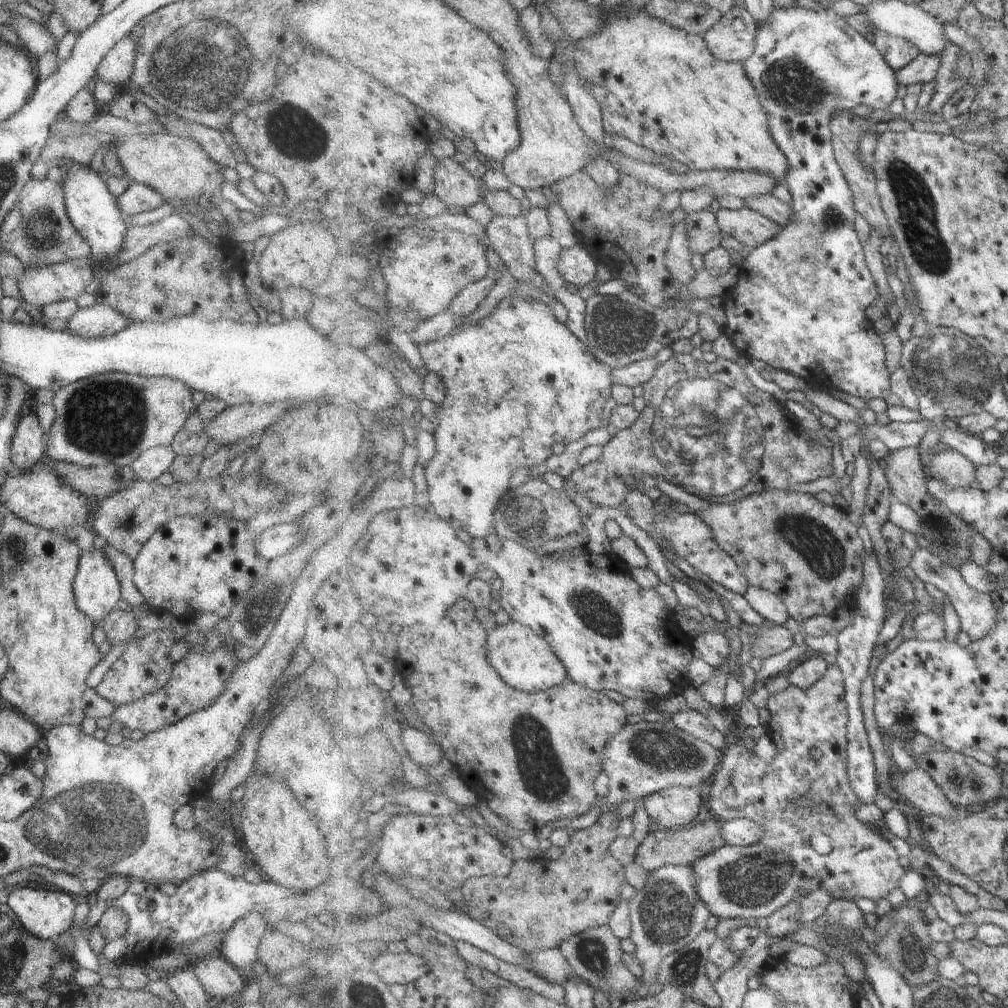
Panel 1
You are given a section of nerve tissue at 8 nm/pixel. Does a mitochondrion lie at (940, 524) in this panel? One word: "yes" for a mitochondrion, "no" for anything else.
yes

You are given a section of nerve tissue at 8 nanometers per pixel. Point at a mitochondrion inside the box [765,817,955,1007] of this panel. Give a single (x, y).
(908, 946)

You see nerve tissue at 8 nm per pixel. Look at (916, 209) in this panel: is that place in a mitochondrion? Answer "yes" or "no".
yes

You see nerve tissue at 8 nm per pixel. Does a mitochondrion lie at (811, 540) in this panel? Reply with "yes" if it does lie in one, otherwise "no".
yes

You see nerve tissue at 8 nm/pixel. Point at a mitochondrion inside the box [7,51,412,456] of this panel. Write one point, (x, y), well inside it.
(41, 232)

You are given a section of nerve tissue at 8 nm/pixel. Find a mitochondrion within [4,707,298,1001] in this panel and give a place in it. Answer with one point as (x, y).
(85, 826)

